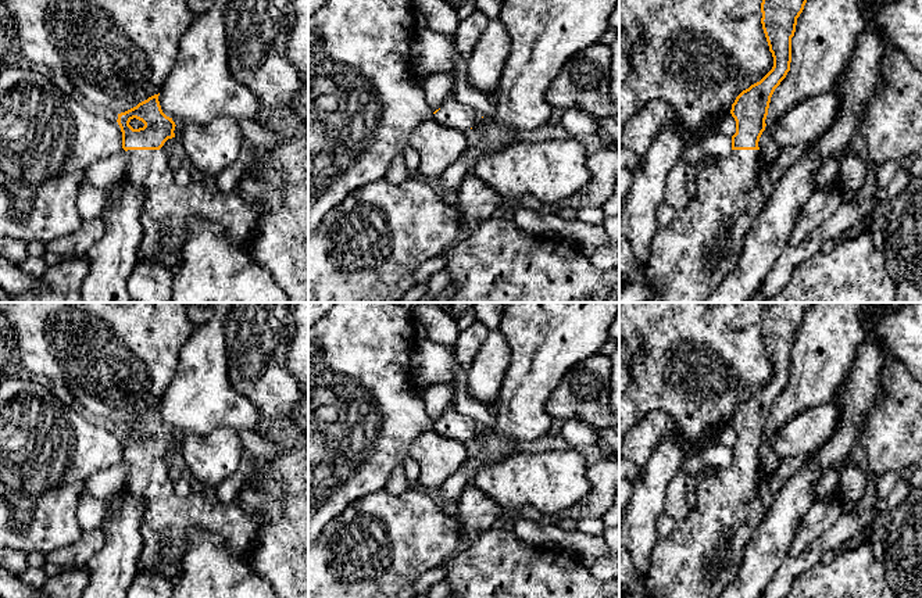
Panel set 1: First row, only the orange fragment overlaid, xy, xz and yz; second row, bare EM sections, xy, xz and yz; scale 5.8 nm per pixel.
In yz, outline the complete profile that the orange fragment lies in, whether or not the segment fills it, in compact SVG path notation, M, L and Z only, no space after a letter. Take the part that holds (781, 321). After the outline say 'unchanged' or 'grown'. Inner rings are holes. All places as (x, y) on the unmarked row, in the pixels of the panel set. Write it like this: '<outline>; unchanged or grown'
M773 302L762 309L761 334L773 368L773 377L760 393L743 401L732 415L730 425L736 432L732 462L725 468L715 466L711 475L703 472L697 475L696 506L653 547L651 566L646 579L651 598L719 598L740 572L746 545L766 513L758 497L758 452L766 437L771 408L790 382L791 348L797 329L812 304Z; grown

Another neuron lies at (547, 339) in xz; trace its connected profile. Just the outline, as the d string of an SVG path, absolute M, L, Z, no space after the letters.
M504 302L498 329L512 355L504 373L498 402L492 408L496 422L483 443L480 468L519 452L517 441L535 441L548 434L553 418L546 412L546 402L568 369L600 354L603 344L610 339L610 327L618 312L619 302Z

